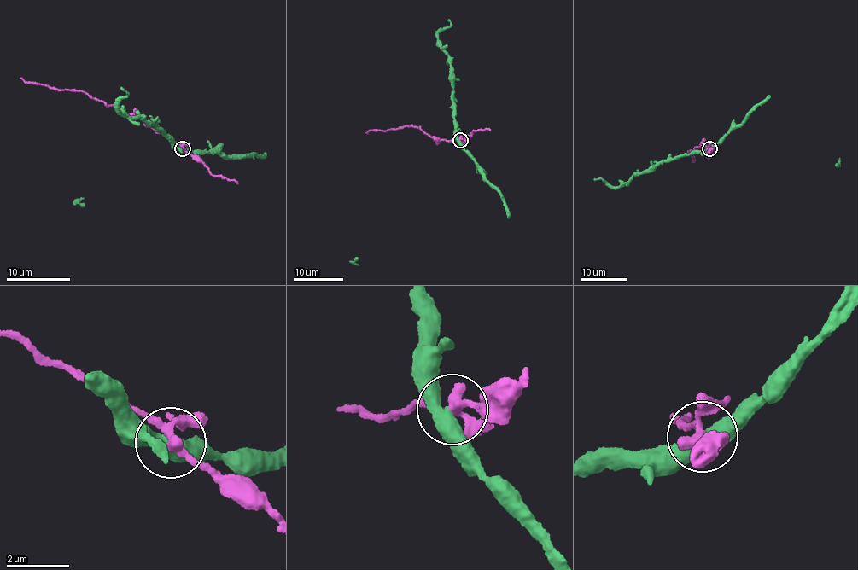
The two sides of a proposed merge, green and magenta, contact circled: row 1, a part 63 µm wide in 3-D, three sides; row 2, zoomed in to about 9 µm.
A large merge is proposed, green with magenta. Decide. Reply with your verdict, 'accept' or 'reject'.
reject

